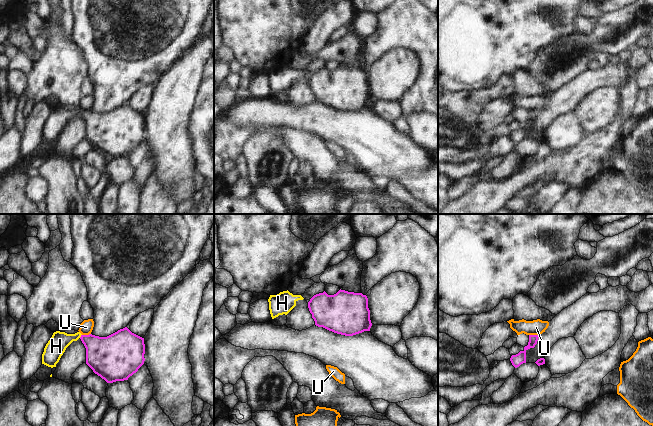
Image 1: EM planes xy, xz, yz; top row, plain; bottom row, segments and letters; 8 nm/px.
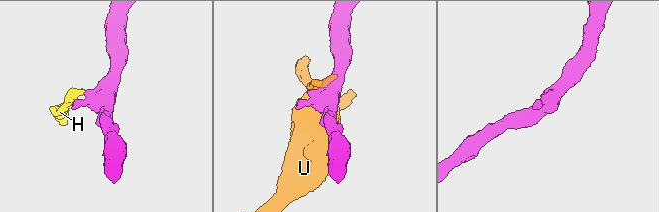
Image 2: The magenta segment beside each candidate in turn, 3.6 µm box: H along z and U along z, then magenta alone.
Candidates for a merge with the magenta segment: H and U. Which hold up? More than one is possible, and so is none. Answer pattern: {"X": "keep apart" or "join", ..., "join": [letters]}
{"H": "keep apart", "U": "keep apart", "join": []}

